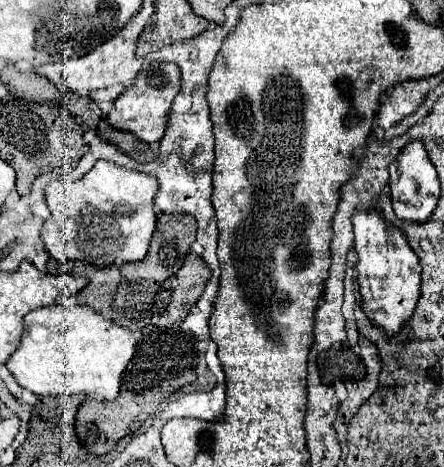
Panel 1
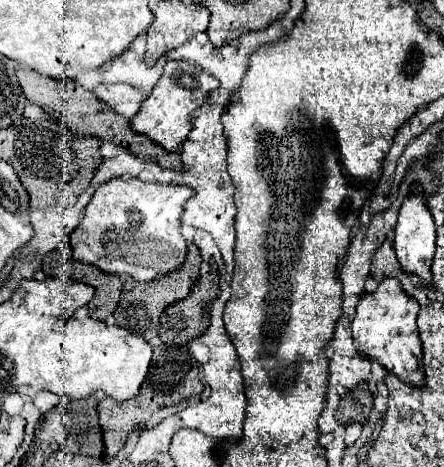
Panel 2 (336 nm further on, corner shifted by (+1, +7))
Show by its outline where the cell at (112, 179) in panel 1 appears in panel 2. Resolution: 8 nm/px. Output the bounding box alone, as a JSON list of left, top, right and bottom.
[71,178,193,282]

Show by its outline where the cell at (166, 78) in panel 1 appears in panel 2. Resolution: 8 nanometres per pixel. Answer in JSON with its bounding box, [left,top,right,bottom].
[131,60,219,150]

